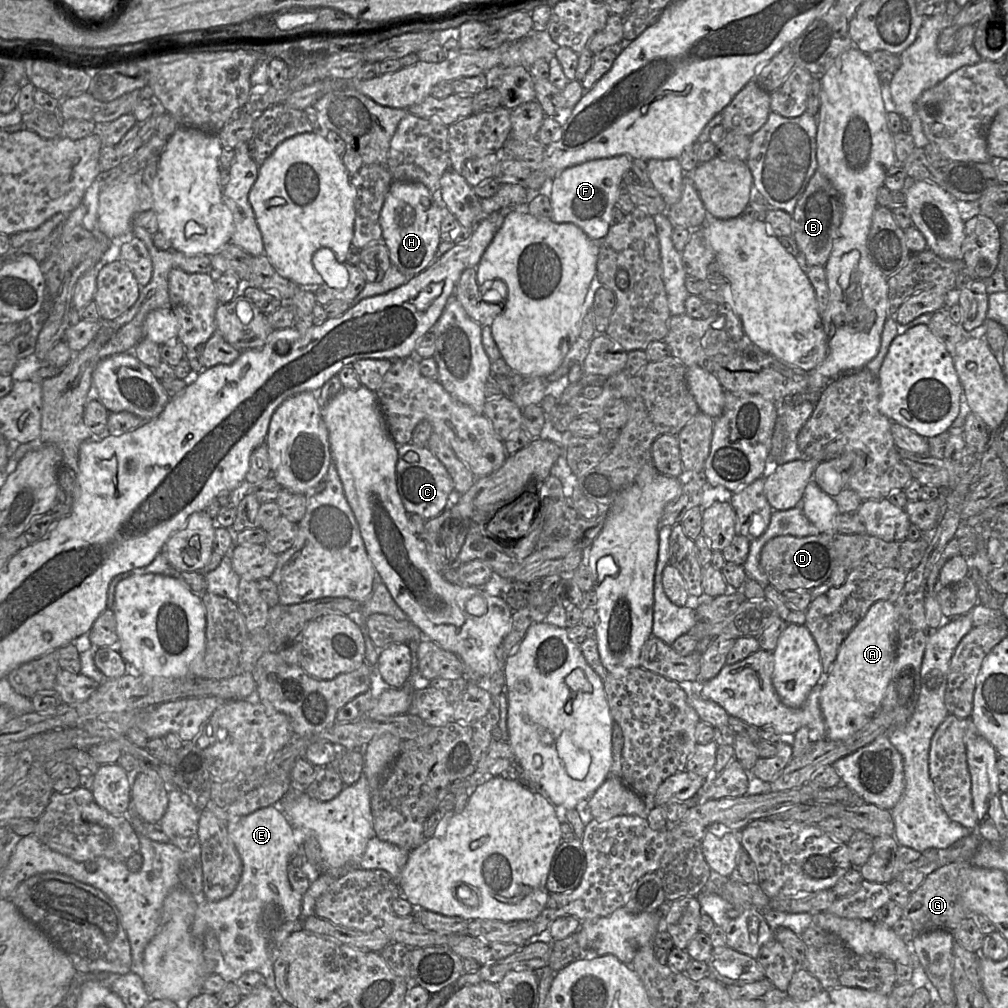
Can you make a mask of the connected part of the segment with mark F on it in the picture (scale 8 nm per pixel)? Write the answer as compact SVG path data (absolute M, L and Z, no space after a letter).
M627 155L595 159L563 170L544 192L552 206L551 220L555 223L572 223L591 240L601 241L613 223L612 211L623 186L623 175L631 168L632 159Z

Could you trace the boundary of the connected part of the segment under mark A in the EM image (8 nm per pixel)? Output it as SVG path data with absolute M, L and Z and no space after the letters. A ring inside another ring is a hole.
M880 600L869 608L841 644L819 697L826 724L826 739L843 741L850 738L879 712L892 678L897 629L898 612L895 603Z

